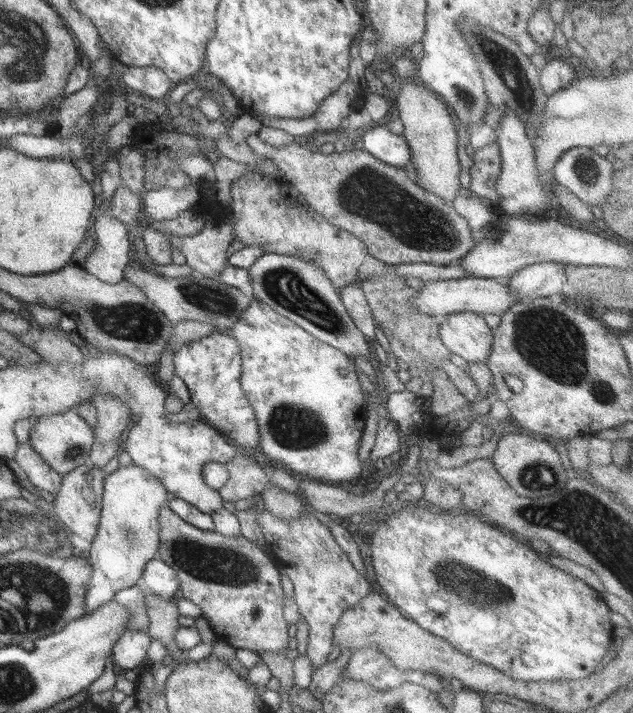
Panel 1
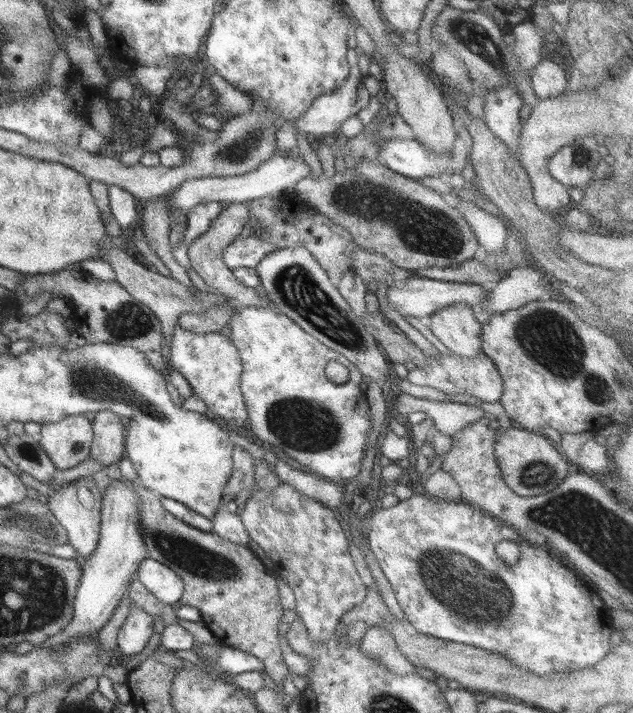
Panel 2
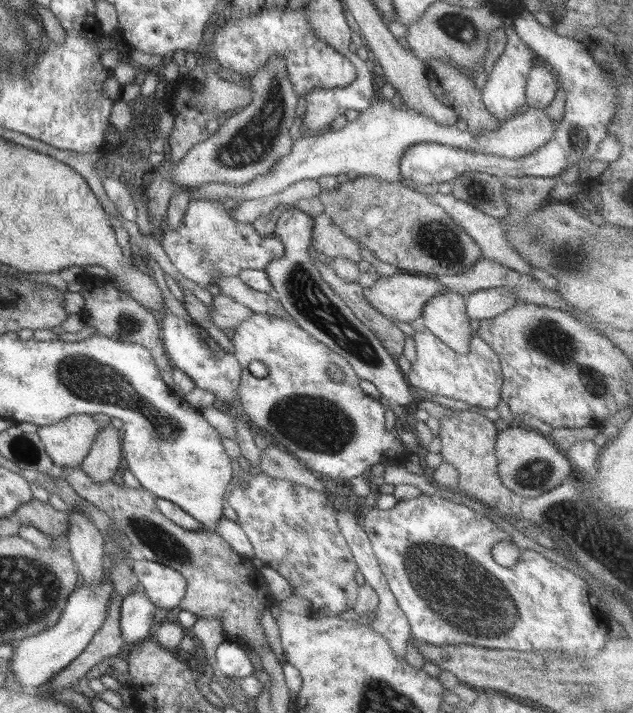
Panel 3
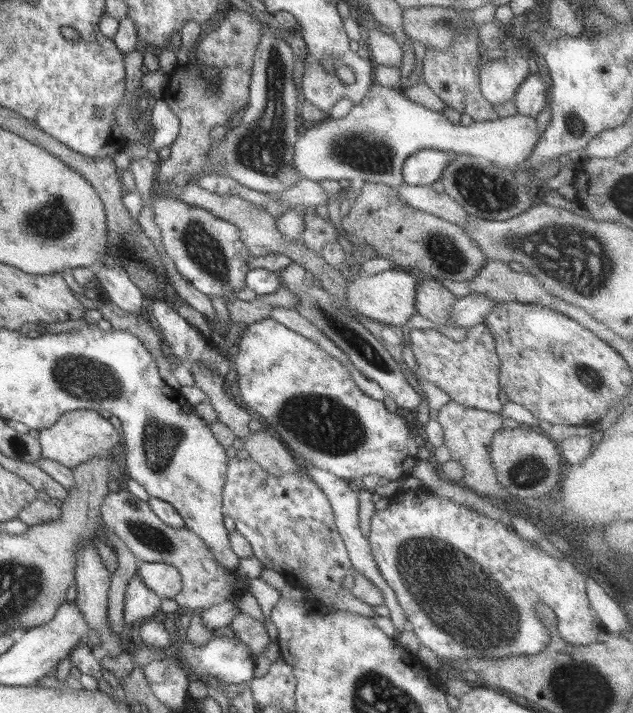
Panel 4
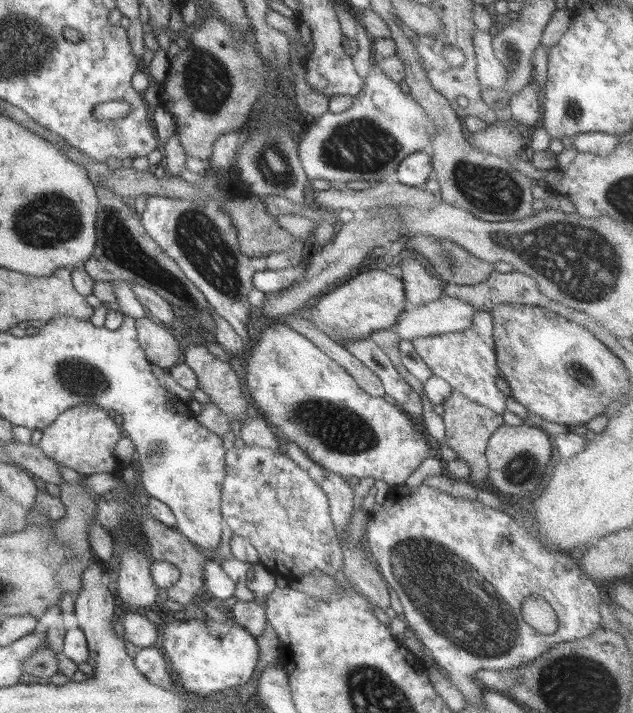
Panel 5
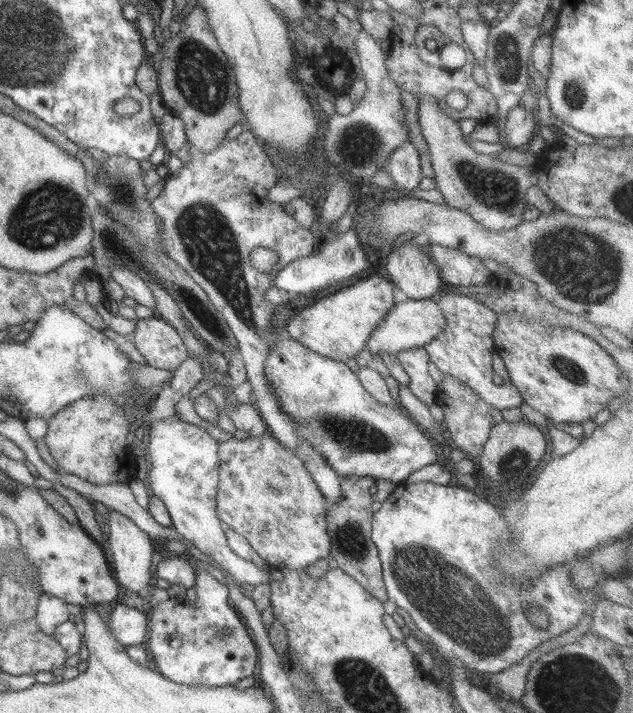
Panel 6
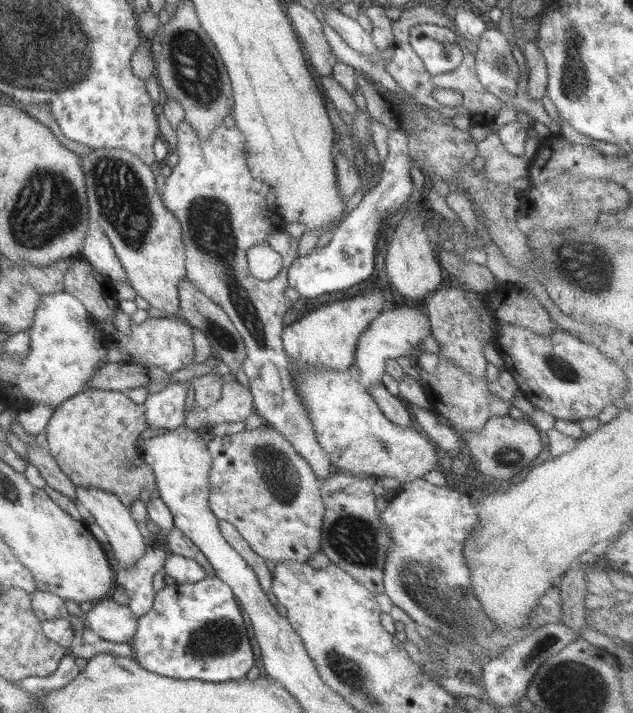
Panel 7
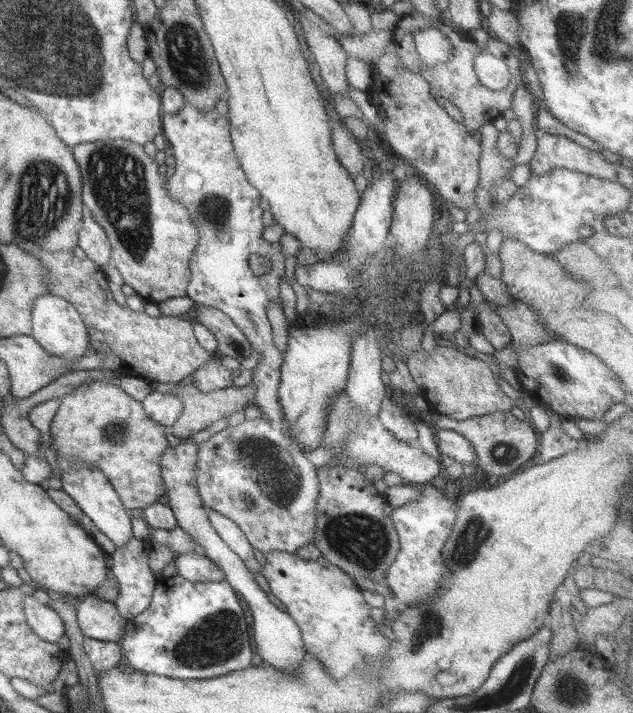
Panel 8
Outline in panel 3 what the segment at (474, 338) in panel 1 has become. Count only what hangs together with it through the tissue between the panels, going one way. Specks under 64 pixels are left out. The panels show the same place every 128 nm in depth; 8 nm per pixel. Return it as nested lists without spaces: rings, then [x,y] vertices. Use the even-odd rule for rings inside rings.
[[[450,290],[430,299],[422,309],[424,326],[458,354],[467,354],[475,329],[466,314],[467,297]]]

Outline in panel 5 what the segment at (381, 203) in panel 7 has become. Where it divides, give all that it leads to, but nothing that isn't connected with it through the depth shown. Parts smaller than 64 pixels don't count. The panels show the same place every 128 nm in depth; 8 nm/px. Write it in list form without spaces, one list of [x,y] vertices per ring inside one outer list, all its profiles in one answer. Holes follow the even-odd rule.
[[[418,151],[405,156],[396,169],[397,180],[402,184],[424,188],[433,175],[429,151]],[[307,262],[298,264],[298,267],[281,269],[278,271],[256,272],[252,276],[252,285],[265,294],[286,290],[298,284],[306,276]]]

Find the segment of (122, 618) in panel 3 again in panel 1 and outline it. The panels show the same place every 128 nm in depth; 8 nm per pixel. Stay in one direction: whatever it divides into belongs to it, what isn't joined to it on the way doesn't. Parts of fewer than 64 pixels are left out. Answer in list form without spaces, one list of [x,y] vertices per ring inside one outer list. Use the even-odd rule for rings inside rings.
[[[127,631],[121,636],[111,650],[113,664],[120,666],[123,672],[140,667],[142,660],[147,658],[146,651],[152,638],[142,631]]]

